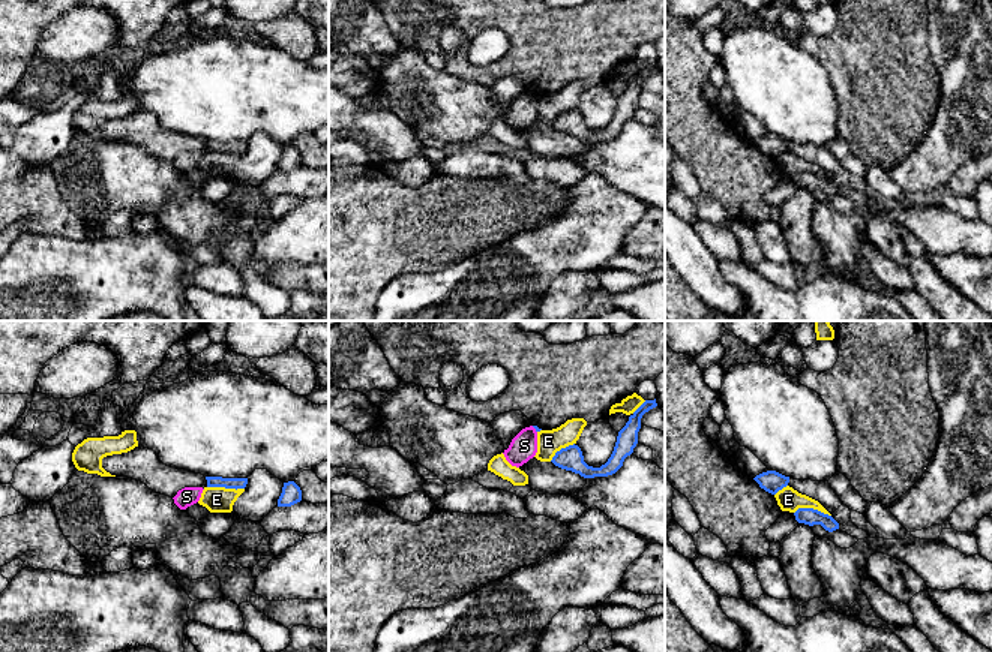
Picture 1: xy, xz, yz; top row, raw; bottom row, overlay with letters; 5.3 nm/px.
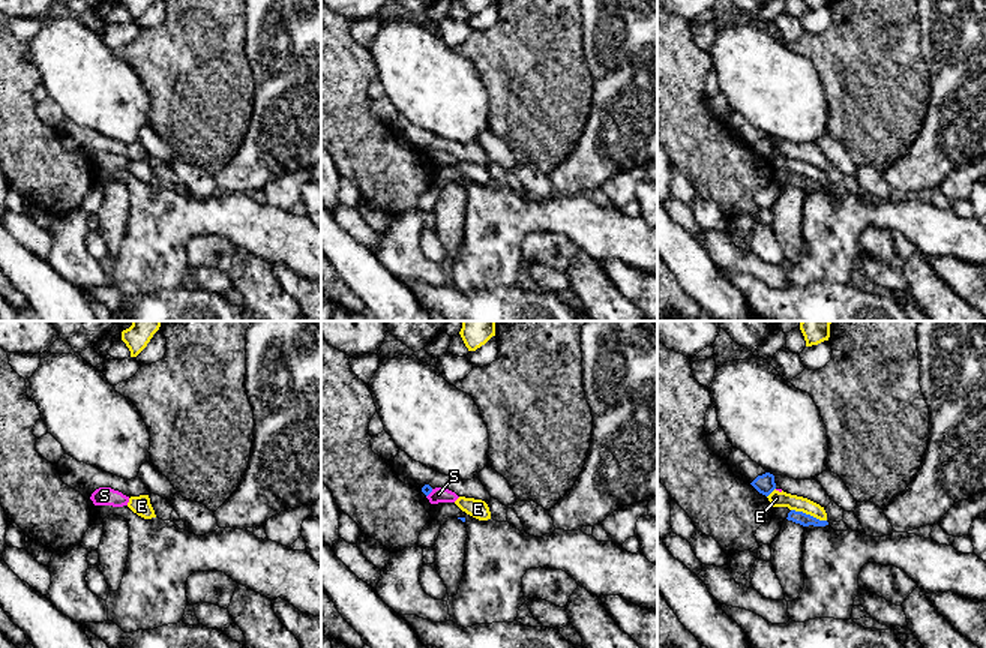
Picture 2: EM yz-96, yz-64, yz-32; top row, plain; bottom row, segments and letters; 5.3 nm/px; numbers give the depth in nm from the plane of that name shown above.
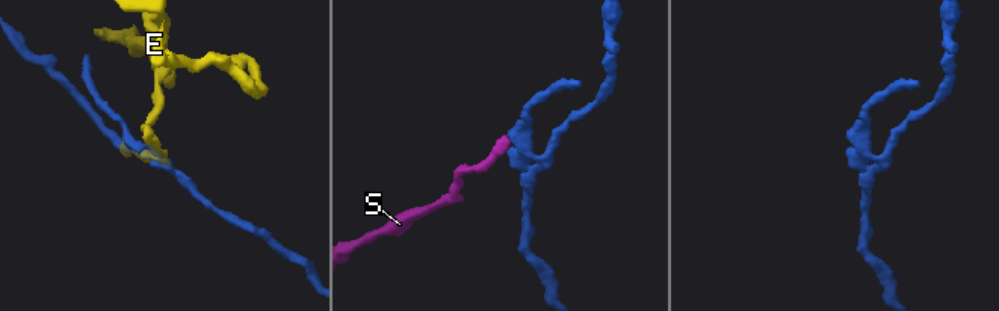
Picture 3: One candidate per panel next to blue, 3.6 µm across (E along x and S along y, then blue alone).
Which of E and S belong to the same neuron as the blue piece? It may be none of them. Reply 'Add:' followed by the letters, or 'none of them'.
Add: none of them

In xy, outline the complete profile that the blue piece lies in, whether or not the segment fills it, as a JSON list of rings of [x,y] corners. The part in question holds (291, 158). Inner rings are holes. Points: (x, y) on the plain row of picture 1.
[[[294,145],[284,147],[278,171],[291,171],[302,165],[302,154]]]

